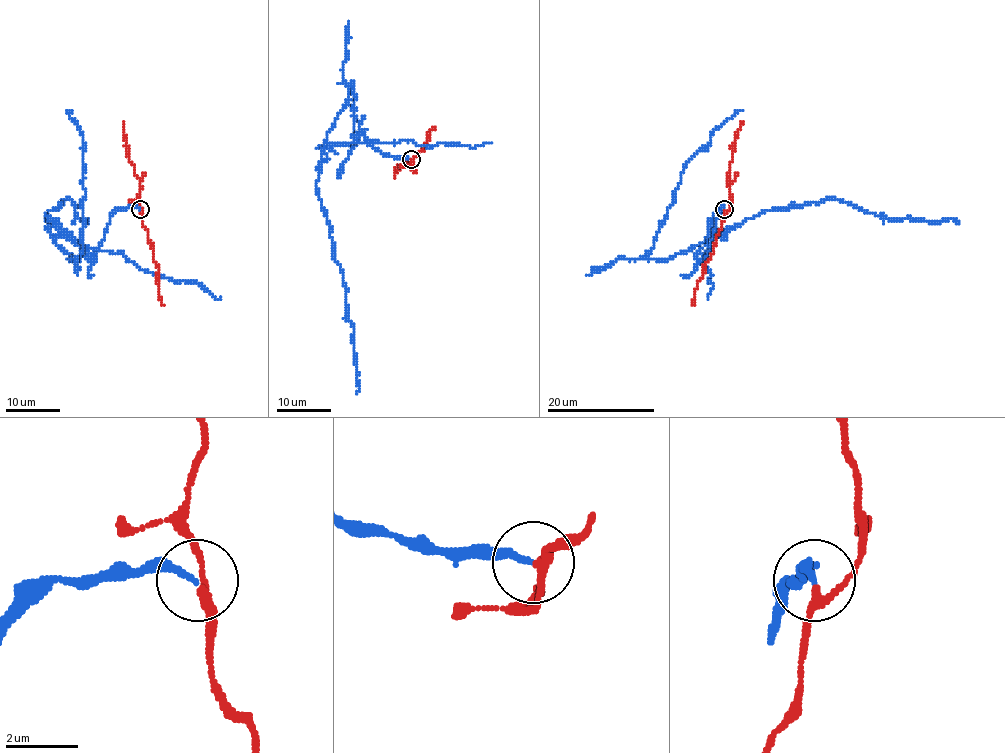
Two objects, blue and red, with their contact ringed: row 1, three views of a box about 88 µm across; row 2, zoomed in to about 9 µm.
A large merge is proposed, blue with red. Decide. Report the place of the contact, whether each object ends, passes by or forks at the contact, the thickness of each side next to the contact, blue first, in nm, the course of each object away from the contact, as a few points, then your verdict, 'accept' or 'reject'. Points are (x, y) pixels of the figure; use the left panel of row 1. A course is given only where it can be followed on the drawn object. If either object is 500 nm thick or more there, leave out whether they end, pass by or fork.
at (140, 209); blue ends there; red passes by; 180 nm thick on the blue side, 200 nm on the other; blue runs (140, 208), (120, 208), (96, 249), (52, 238), (46, 215), (66, 199), (77, 215), (87, 219), (85, 224); red runs (140, 210), (141, 224), (148, 231), (152, 258), (158, 265), (159, 299), (163, 305); reject

